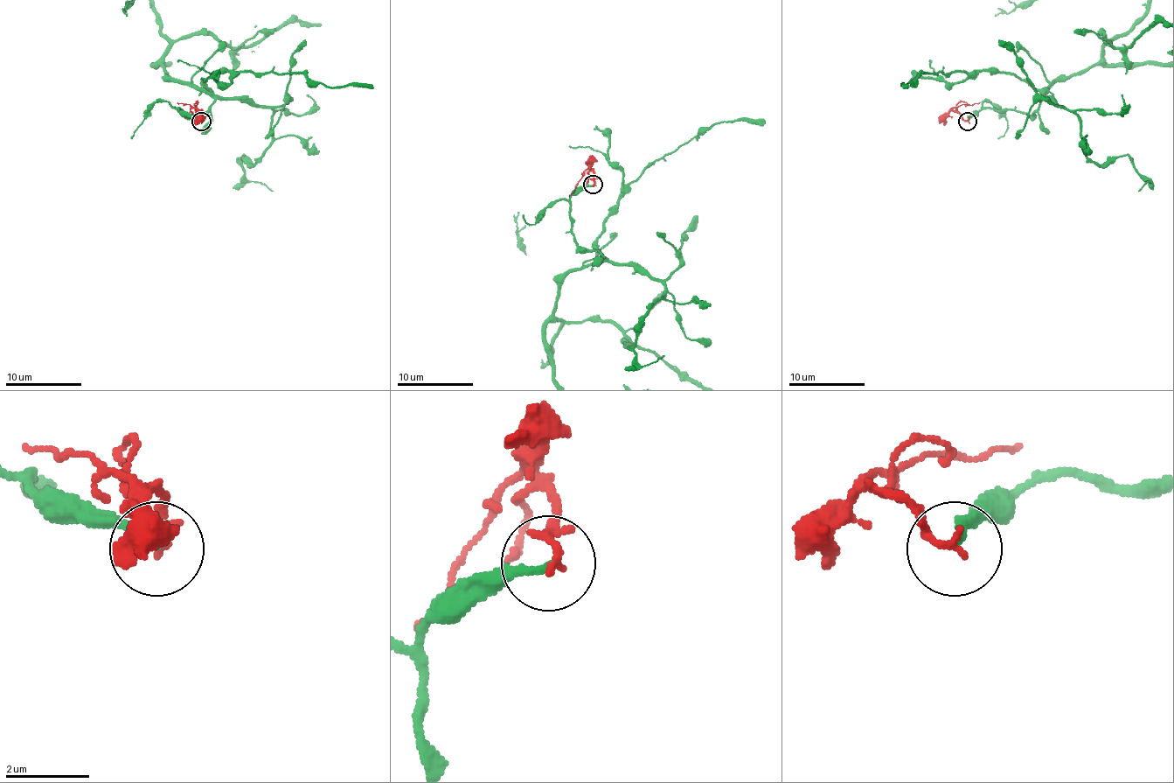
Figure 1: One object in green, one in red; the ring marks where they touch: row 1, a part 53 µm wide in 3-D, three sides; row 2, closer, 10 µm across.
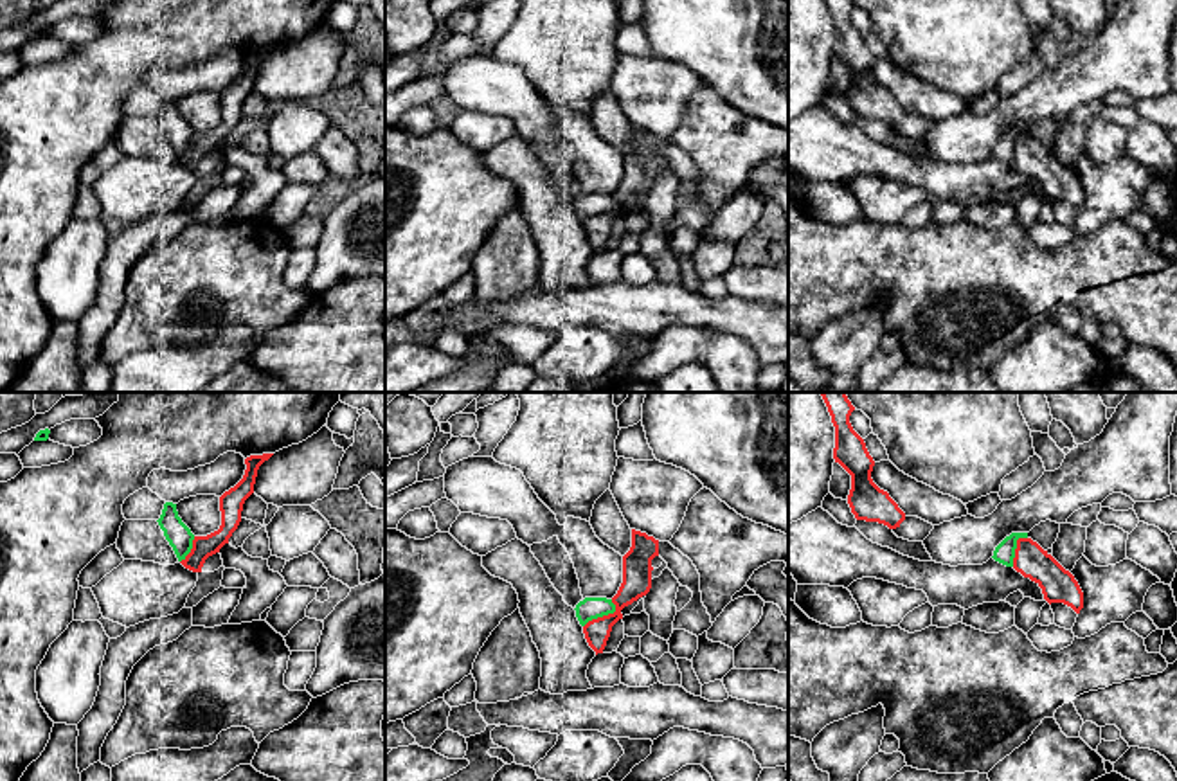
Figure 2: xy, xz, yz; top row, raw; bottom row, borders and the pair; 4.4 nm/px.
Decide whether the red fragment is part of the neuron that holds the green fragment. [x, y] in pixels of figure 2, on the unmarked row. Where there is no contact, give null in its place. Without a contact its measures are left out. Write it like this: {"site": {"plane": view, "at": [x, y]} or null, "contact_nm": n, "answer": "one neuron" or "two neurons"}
{"site": {"plane": "xz", "at": [603, 211]}, "contact_nm": 180, "answer": "two neurons"}

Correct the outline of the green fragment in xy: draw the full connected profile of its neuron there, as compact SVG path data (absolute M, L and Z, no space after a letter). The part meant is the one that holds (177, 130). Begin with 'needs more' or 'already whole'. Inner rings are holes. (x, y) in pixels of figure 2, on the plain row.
already whole; M166 99L162 112L157 119L160 126L164 128L166 137L173 144L178 158L185 157L185 153L193 146L194 131L178 113L176 101Z

